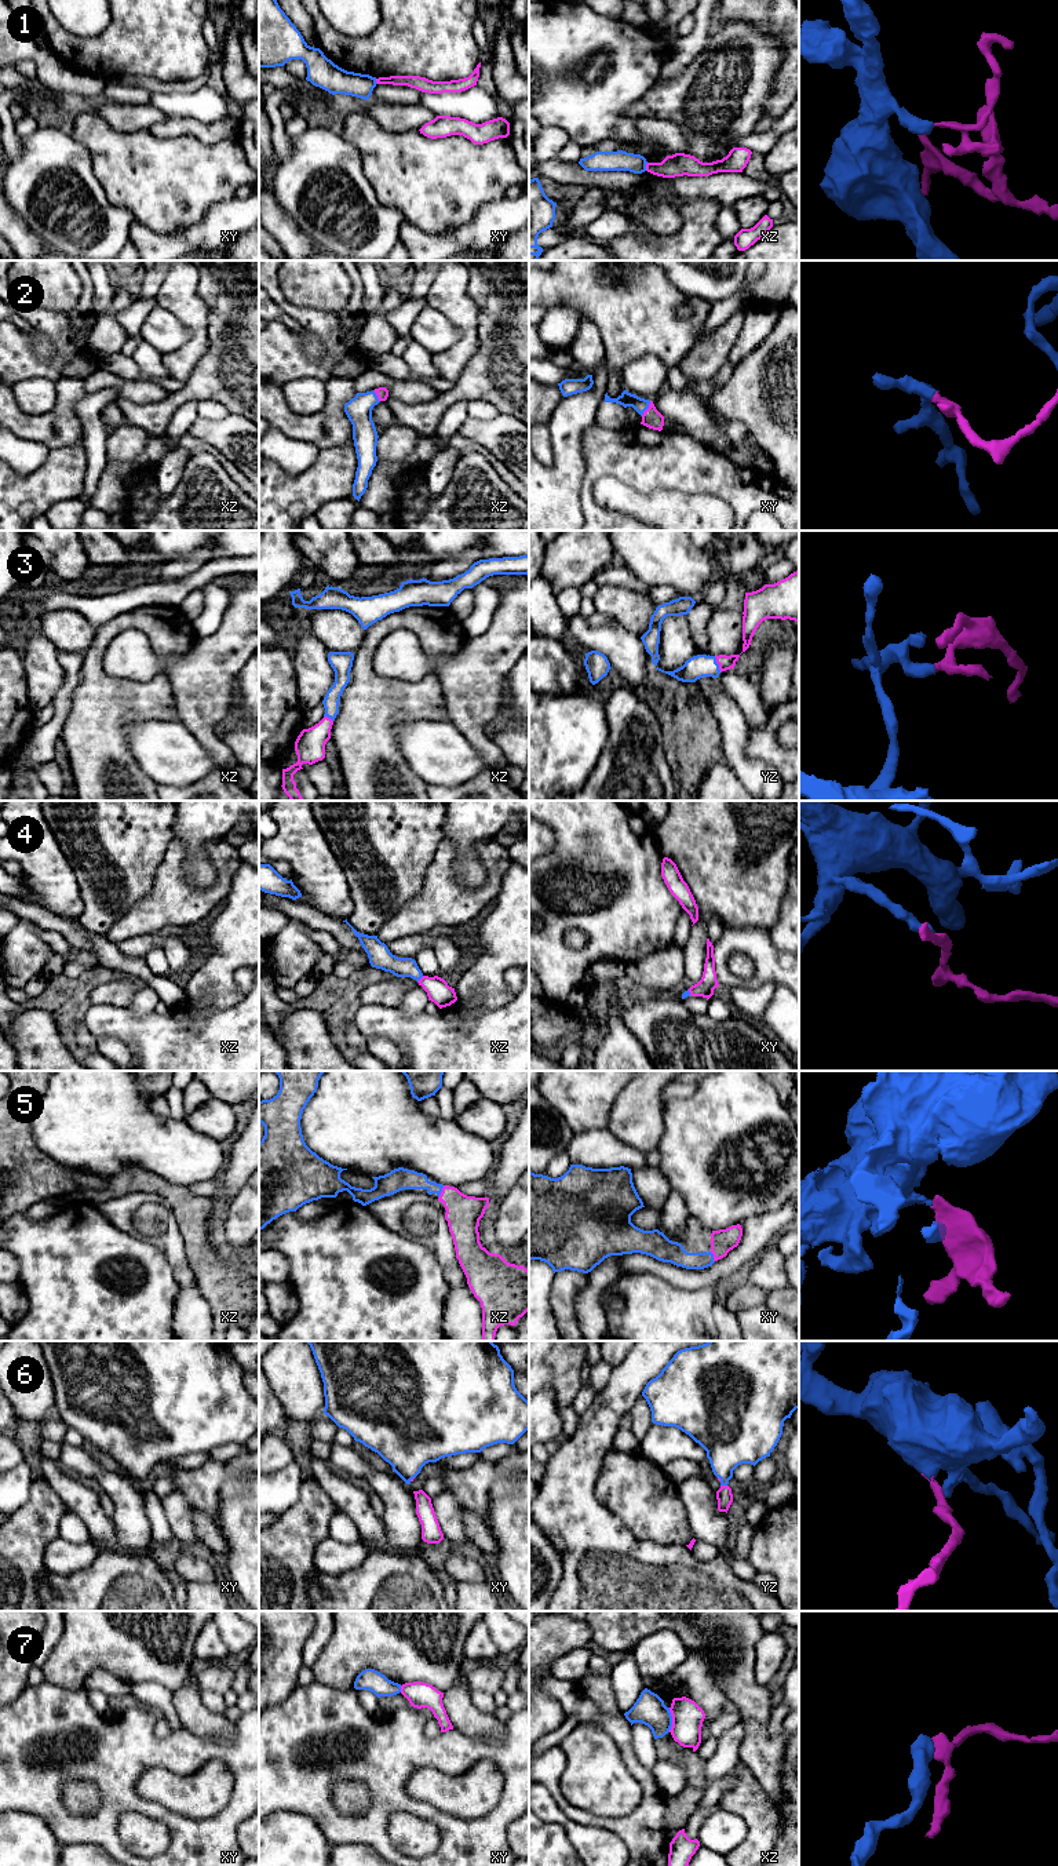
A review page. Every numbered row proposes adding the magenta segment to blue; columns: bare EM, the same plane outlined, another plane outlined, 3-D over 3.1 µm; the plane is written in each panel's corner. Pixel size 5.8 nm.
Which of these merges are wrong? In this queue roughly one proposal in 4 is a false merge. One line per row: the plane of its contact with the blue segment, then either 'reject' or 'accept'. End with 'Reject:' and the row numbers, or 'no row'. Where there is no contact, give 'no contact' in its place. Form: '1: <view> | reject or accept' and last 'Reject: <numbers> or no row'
1: xz | reject
2: xy | accept
3: yz | accept
4: xz | accept
5: xz | accept
6: yz | accept
7: xz | reject
Reject: 1, 7

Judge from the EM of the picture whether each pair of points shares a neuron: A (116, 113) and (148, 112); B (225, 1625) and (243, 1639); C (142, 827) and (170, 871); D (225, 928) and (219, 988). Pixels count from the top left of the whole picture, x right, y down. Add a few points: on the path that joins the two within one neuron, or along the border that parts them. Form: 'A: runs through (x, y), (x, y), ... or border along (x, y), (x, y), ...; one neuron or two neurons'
A: runs through (124, 113), (139, 113); one neuron
B: runs through (229, 1625), (239, 1635); one neuron
C: border along (174, 839), (164, 852), (152, 889); two neurons
D: runs through (225, 943), (225, 958), (219, 966), (219, 973); one neuron

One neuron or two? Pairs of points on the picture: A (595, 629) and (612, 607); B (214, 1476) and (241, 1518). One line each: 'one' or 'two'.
A: two
B: two

